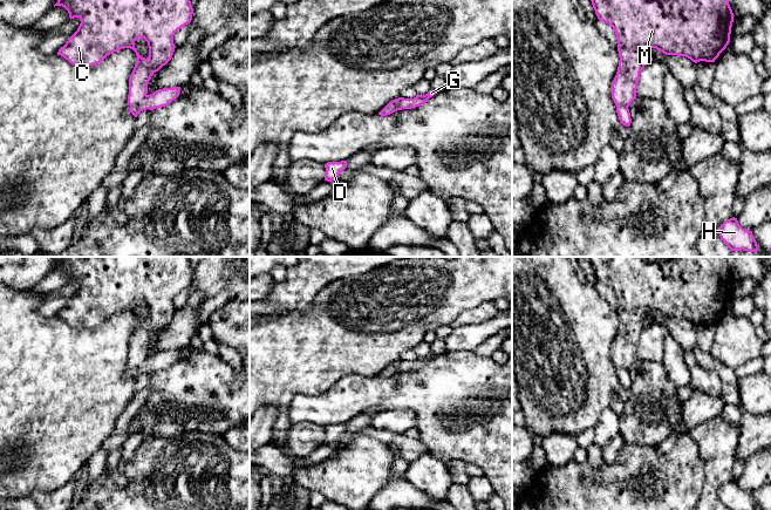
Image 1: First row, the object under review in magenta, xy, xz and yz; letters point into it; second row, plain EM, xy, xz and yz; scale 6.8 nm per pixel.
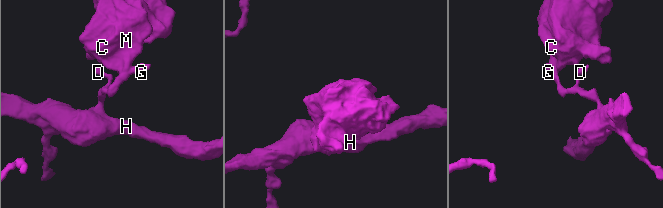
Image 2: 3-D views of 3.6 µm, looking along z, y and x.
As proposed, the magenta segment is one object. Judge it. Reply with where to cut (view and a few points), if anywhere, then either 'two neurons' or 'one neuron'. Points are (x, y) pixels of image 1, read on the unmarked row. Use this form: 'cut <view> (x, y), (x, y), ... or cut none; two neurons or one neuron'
cut xy (147, 358), (137, 367), (130, 369); two neurons

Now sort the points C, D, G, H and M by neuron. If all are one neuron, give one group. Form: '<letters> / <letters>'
C M / D G H

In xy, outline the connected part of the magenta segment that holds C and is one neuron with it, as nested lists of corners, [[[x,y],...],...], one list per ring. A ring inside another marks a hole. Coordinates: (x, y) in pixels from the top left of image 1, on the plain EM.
[[[61,257],[55,268],[64,270],[69,280],[79,280],[77,293],[61,310],[57,318],[75,328],[96,328],[108,318],[122,311],[130,311],[137,318],[129,340],[128,367],[138,368],[148,356],[148,346],[172,320],[175,295],[190,286],[193,271],[187,257]],[[143,300],[148,305],[149,319],[142,320],[135,304]]]

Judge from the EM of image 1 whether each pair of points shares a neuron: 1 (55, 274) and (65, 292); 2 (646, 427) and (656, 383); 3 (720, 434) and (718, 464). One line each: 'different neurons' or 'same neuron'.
1: different neurons
2: same neuron
3: same neuron

